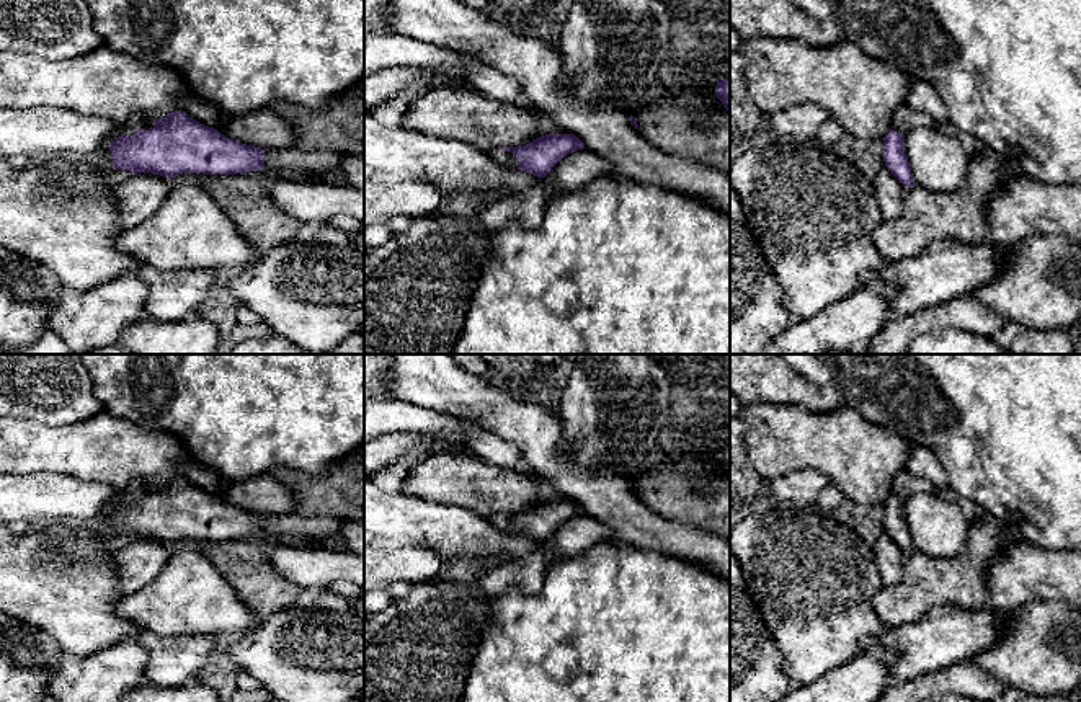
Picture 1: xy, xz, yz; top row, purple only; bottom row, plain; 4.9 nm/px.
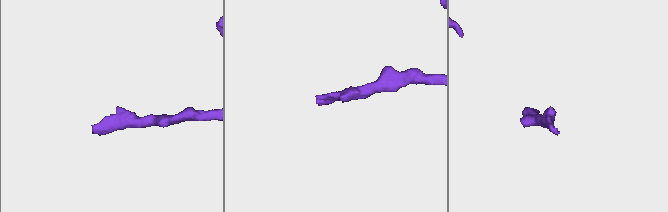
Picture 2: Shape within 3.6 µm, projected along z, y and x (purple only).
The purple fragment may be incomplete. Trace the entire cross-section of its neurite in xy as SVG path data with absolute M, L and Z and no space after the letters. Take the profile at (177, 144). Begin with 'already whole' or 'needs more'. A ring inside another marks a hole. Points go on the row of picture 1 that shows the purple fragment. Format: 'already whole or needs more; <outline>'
needs more; M171 111L162 119L134 114L122 134L108 145L116 170L176 178L183 173L237 175L265 168L261 147L229 139L217 129L201 124L185 111Z

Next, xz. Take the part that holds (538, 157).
needs more; M545 134L526 145L493 147L487 153L500 167L545 178L563 157L583 149L585 144L575 134Z

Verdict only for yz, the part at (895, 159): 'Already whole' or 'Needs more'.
Needs more

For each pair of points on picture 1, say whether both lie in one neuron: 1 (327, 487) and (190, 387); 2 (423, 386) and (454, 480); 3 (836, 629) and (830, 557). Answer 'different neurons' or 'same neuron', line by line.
1: different neurons
2: different neurons
3: same neuron

